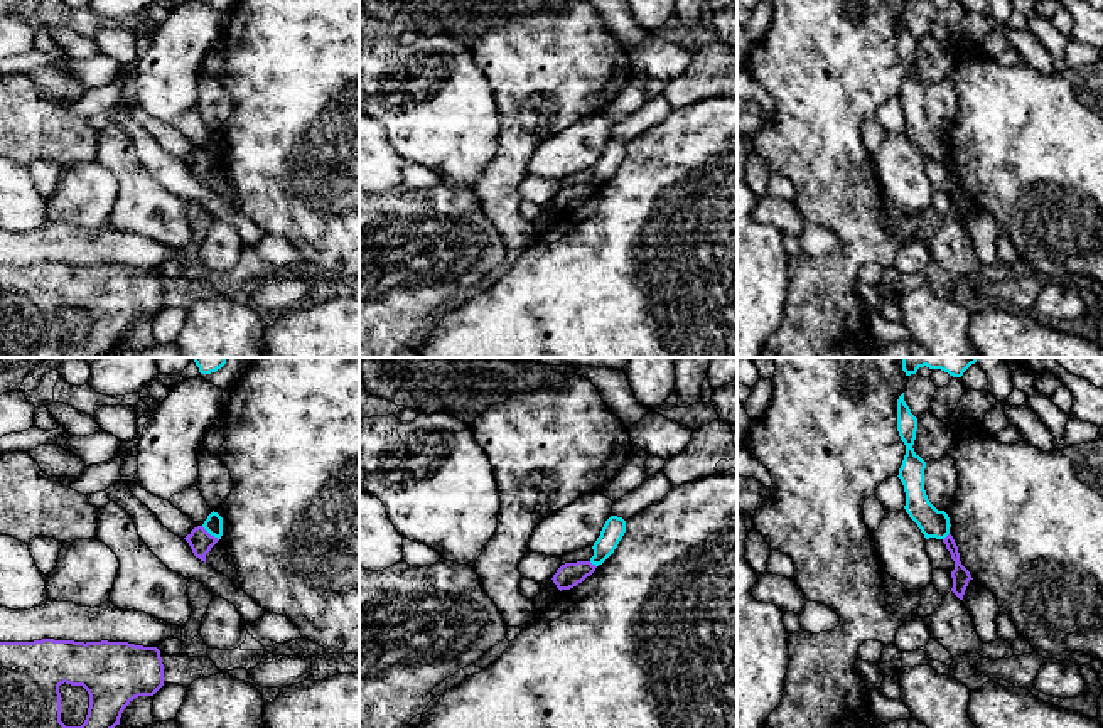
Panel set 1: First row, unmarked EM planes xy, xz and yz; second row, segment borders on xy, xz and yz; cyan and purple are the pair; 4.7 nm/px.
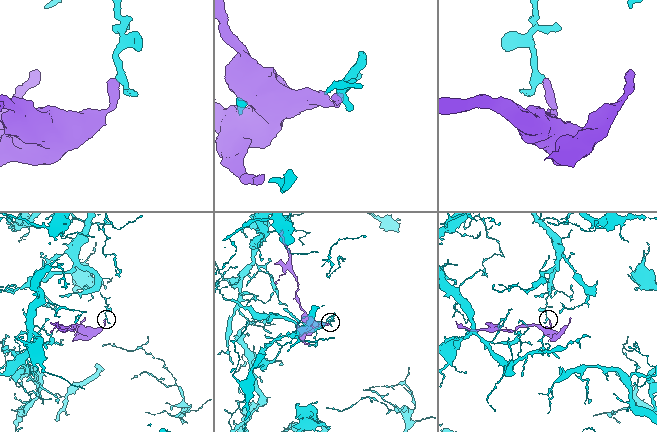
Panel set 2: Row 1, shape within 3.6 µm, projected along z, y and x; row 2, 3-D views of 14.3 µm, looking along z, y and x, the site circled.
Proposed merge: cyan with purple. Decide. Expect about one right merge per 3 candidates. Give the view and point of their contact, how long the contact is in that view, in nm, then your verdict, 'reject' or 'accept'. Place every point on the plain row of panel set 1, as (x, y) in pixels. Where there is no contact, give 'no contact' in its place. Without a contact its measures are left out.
xy (209, 155) | 110 nm | reject

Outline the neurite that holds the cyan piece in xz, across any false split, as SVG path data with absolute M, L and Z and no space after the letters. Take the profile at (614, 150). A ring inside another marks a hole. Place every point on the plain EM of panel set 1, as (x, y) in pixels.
M611 138L592 169L594 179L590 180L590 185L595 189L602 187L614 175L624 155L626 143L622 140Z

